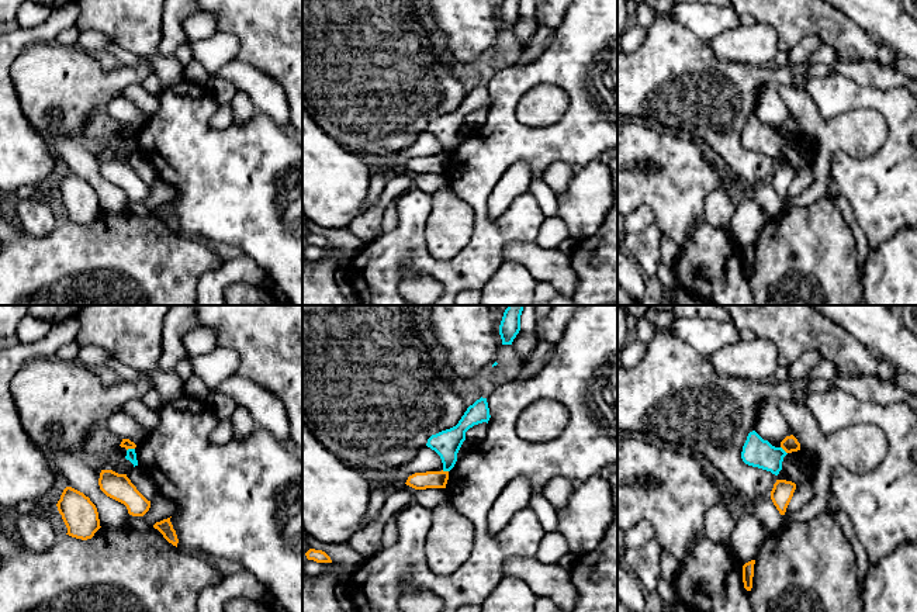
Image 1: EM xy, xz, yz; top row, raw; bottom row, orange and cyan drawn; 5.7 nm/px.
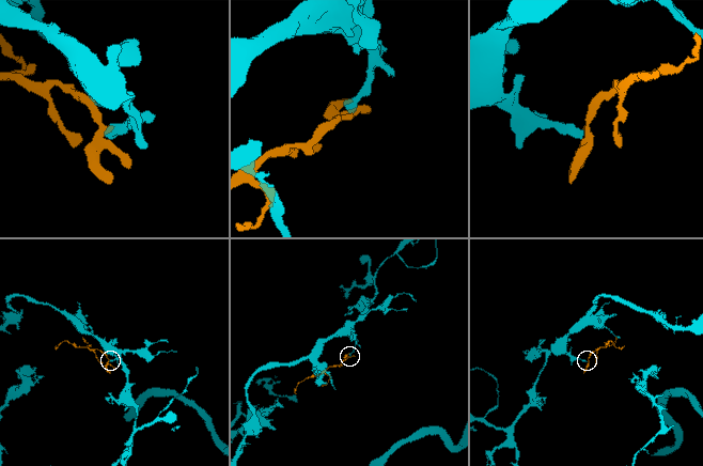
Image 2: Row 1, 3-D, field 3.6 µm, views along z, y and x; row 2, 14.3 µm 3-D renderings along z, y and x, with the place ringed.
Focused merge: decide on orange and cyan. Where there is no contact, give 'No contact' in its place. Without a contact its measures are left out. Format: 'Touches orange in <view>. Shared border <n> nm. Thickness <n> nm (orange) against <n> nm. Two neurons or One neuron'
Touches orange in xy. Shared border 50 nm. Thickness 60 nm (orange) against 60 nm. Two neurons

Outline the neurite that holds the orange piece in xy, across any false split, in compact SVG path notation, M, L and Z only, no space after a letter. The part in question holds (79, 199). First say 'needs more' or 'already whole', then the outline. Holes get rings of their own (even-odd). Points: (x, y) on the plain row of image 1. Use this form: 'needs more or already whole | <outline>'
already whole | M72 172L63 174L56 191L72 222L87 225L101 212L96 190Z

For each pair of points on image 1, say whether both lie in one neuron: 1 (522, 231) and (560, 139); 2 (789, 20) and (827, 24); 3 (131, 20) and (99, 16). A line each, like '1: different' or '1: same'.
1: same
2: same
3: same

